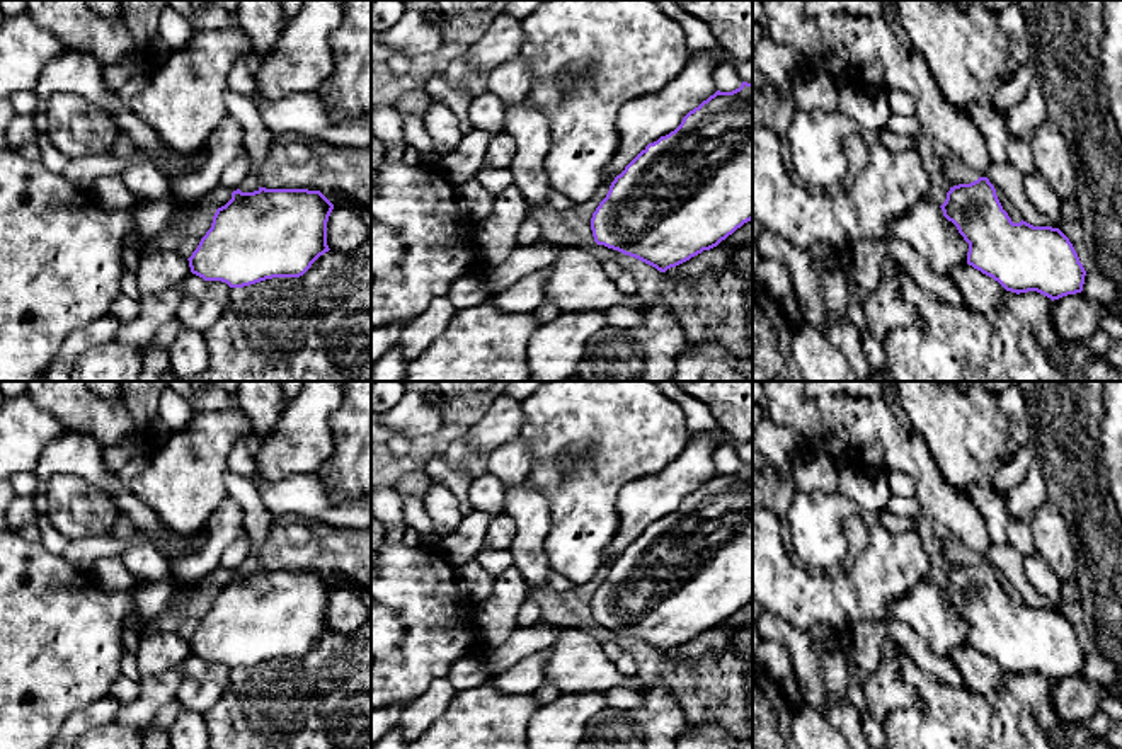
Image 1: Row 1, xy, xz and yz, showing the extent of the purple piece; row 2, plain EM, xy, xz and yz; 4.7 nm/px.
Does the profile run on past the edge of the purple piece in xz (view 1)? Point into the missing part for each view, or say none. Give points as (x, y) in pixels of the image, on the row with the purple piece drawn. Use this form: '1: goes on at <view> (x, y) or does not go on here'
1: does not go on here

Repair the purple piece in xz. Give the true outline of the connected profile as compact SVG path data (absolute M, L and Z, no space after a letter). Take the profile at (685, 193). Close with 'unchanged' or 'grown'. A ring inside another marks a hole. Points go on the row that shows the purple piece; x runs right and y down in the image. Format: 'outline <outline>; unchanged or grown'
outline M742 82L732 92L717 90L690 111L681 124L649 143L615 177L606 197L591 218L594 242L635 257L661 272L717 247L744 223L753 220L753 83Z; unchanged

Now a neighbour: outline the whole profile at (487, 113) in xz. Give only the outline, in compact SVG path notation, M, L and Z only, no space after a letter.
M485 92L472 100L468 117L475 129L501 133L504 131L506 106L497 95Z

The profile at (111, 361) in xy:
M112 339L77 357L72 381L140 381L143 366L143 349Z

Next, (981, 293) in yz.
M964 264L952 269L947 279L955 284L970 310L987 315L1005 308L1008 291L972 266Z

